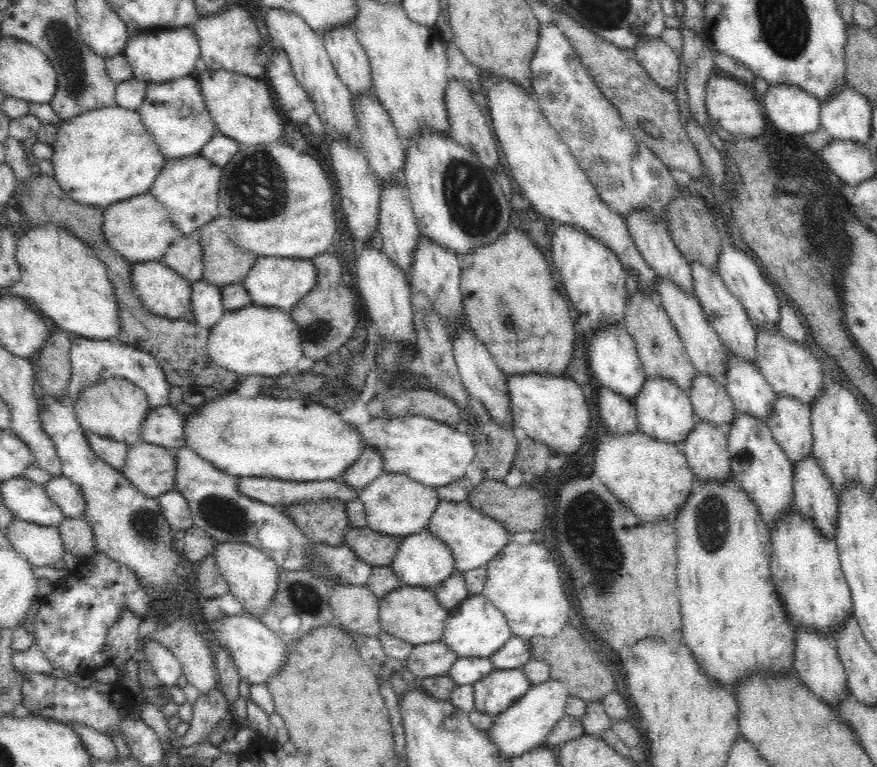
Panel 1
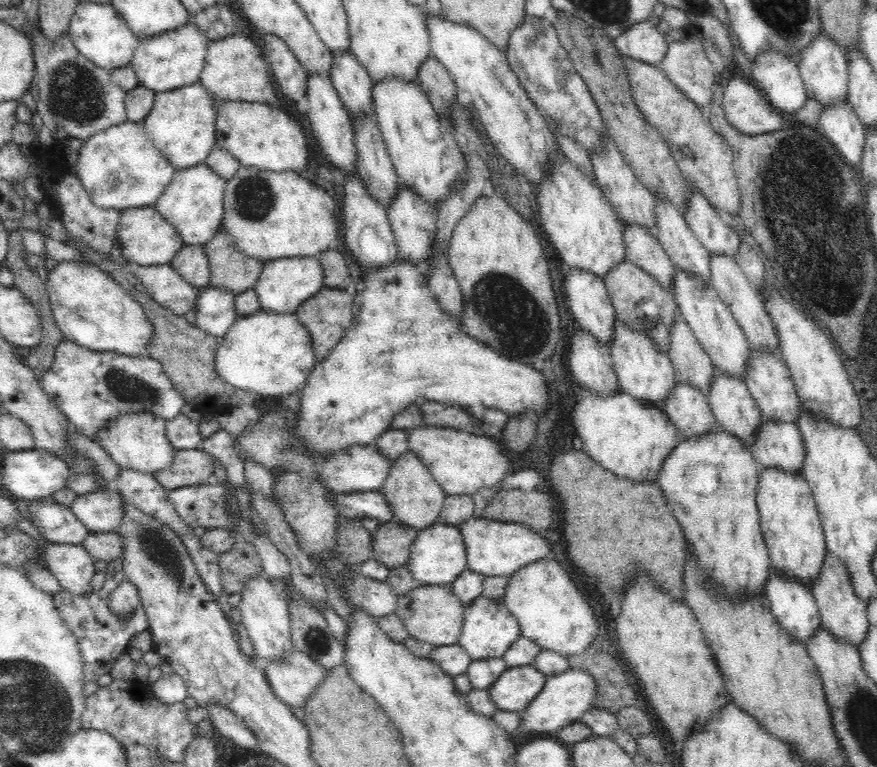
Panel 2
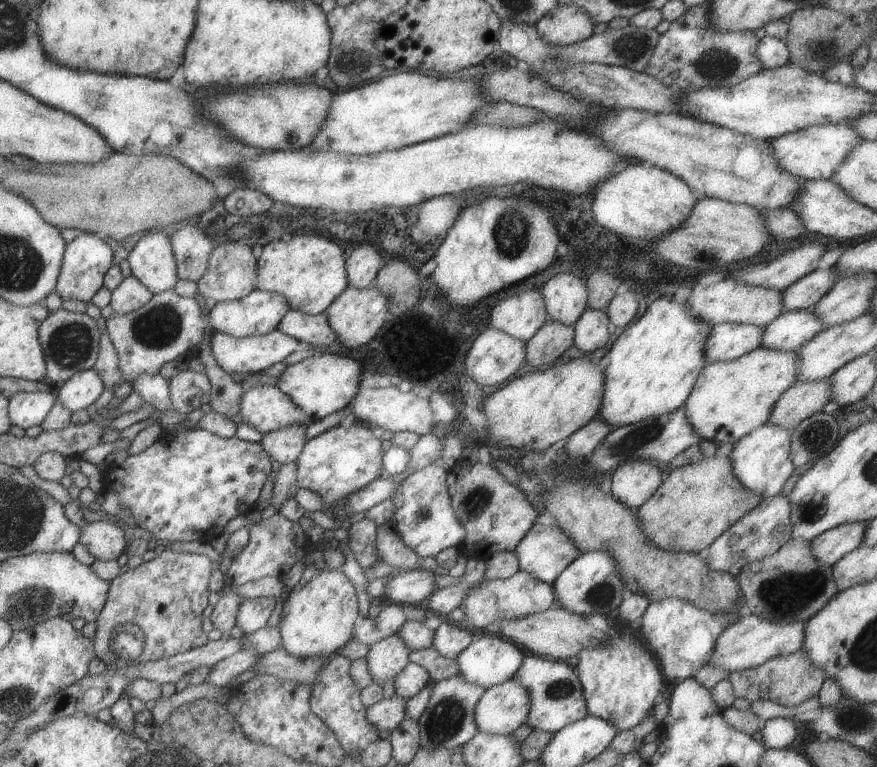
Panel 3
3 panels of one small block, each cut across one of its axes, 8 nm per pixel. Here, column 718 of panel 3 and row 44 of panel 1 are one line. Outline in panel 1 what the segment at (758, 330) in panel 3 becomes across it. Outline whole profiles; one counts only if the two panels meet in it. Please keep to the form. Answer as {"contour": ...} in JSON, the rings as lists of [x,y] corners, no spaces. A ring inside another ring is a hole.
{"contour":[[[348,25],[333,27],[321,37],[338,76],[353,96],[372,92],[370,61],[354,30]]]}

